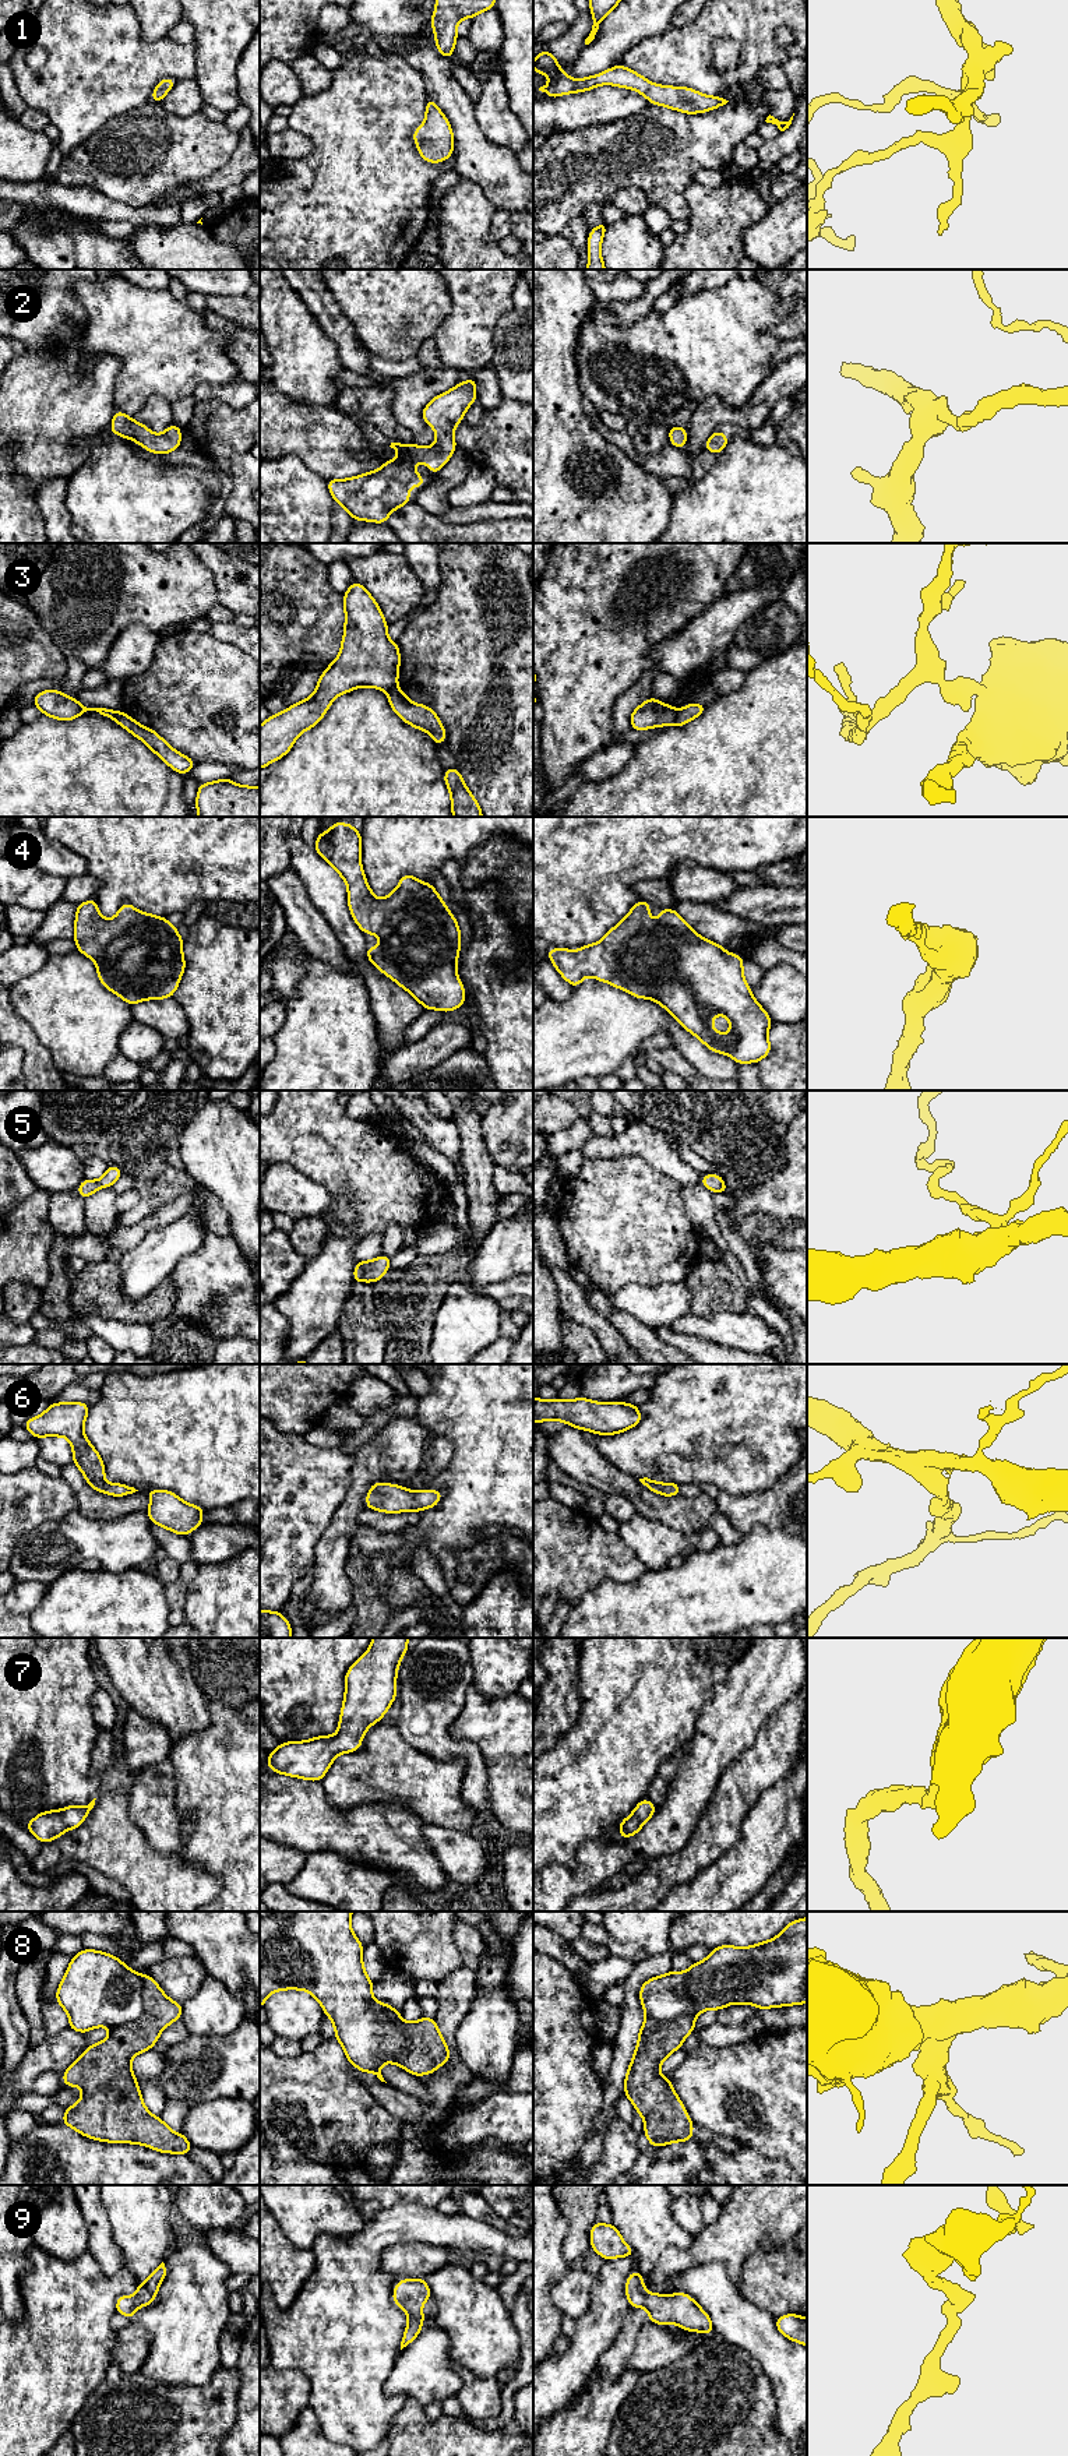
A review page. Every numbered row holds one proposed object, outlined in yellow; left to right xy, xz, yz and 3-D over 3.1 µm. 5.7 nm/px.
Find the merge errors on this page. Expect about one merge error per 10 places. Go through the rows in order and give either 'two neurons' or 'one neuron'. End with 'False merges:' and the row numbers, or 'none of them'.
1: one neuron
2: one neuron
3: two neurons
4: one neuron
5: one neuron
6: one neuron
7: one neuron
8: two neurons
9: one neuron
False merges: 3, 8

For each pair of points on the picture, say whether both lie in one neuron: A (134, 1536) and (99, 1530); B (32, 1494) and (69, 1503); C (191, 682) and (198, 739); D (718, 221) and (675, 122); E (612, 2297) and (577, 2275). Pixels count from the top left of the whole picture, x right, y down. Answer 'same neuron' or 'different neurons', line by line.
A: same neuron
B: same neuron
C: same neuron
D: different neurons
E: different neurons

